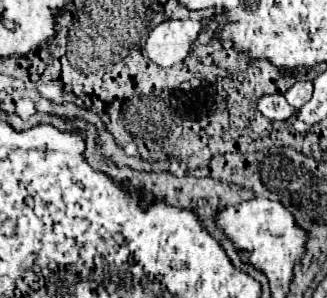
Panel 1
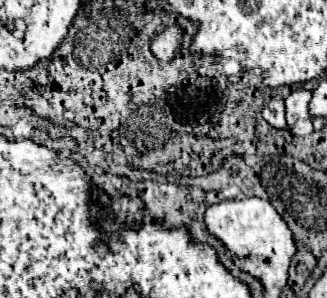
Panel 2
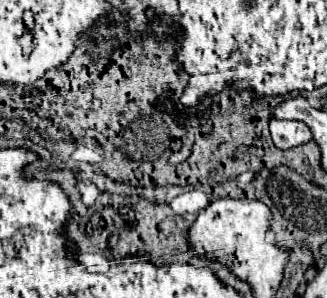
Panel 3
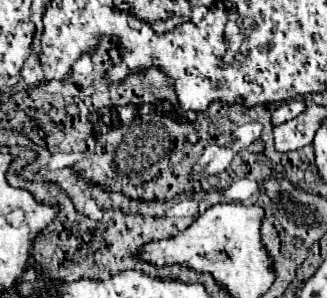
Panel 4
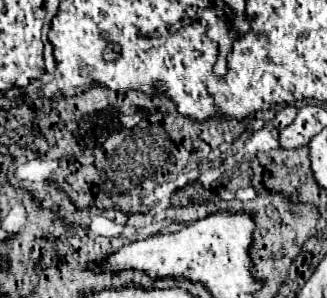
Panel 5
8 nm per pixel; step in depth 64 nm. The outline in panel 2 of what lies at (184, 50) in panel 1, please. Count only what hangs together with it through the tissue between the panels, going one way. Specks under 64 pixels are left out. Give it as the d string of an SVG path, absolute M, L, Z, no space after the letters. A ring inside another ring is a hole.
M172 24L168 28L164 28L162 32L158 32L152 42L150 42L150 52L156 60L160 62L170 62L178 56L180 46L182 46L182 36L184 30L178 24Z

